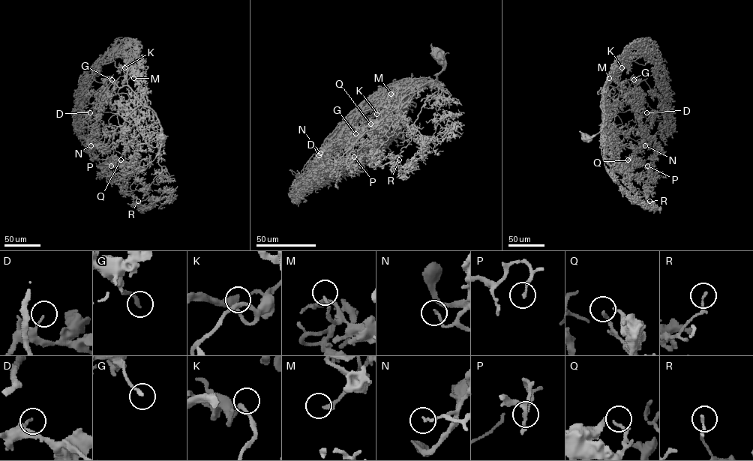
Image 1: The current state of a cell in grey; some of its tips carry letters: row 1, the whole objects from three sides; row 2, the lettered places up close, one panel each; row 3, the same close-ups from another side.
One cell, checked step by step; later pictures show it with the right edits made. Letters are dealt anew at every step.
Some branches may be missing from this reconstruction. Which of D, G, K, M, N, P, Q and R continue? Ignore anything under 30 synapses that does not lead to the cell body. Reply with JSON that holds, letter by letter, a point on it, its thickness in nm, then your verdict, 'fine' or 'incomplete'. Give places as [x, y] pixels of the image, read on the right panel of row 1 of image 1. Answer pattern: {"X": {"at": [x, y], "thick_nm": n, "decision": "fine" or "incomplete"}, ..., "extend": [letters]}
{"D": {"at": [646, 112], "thick_nm": 120, "decision": "fine"}, "G": {"at": [634, 79], "thick_nm": 200, "decision": "fine"}, "K": {"at": [622, 67], "thick_nm": 200, "decision": "incomplete"}, "M": {"at": [609, 78], "thick_nm": 190, "decision": "incomplete"}, "N": {"at": [645, 145], "thick_nm": 150, "decision": "fine"}, "P": {"at": [647, 166], "thick_nm": 150, "decision": "fine"}, "Q": {"at": [628, 160], "thick_nm": 170, "decision": "fine"}, "R": {"at": [649, 201], "thick_nm": 160, "decision": "fine"}, "extend": ["K", "M"]}

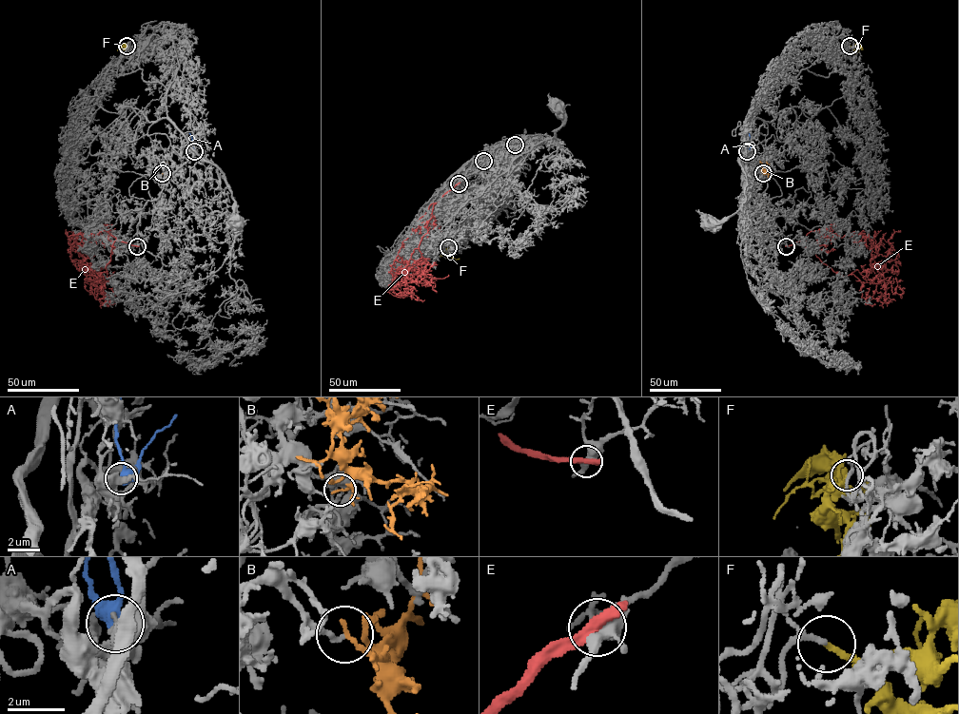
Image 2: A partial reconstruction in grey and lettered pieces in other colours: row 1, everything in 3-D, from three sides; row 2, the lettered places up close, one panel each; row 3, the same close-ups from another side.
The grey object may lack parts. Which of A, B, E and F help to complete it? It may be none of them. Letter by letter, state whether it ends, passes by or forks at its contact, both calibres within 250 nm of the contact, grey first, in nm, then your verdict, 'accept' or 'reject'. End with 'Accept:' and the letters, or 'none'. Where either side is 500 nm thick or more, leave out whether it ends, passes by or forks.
A: it passes by; 480 nm thick on the grey side, 460 nm on the other; reject
B: it ends there; 140 nm thick on the grey side, 170 nm on the other; reject
E: it ends there; 480 nm thick on the grey side, 480 nm on the other; reject
F: it ends there; 130 nm thick on the grey side, 200 nm on the other; accept
Accept: F

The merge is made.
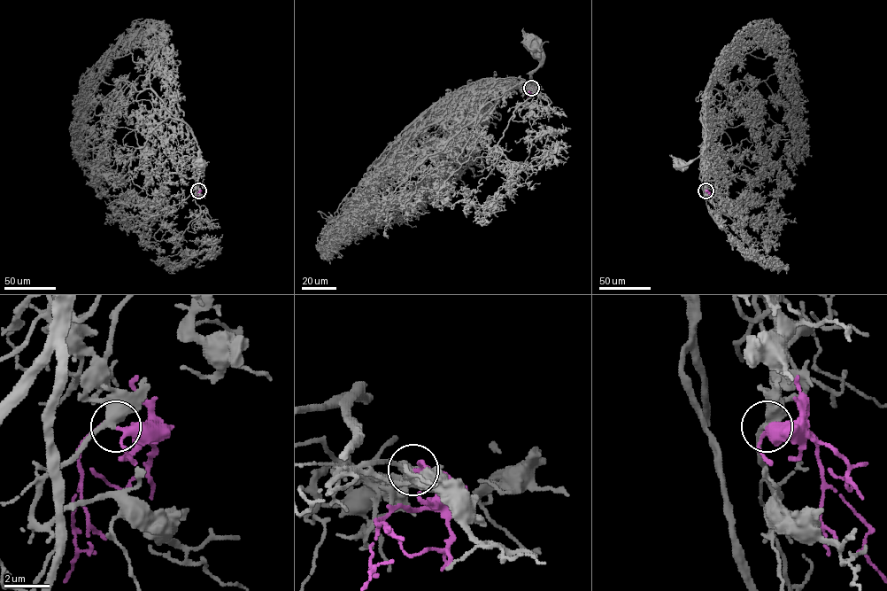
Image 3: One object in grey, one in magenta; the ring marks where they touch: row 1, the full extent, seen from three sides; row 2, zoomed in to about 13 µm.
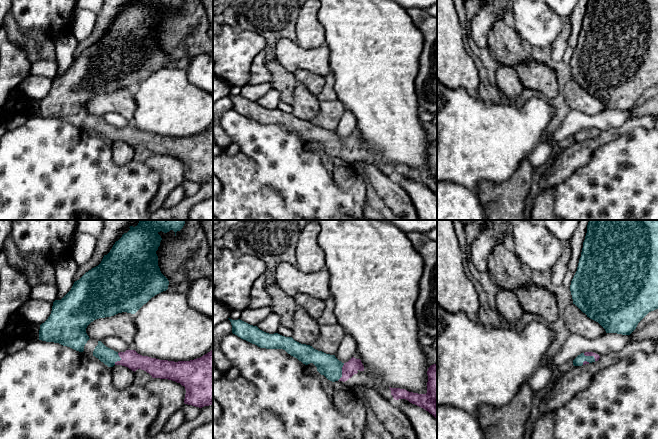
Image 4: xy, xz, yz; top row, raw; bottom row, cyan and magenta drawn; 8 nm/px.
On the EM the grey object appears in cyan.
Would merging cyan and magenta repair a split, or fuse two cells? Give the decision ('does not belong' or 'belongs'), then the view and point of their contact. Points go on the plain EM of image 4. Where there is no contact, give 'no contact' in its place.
belongs | xz (341, 147)

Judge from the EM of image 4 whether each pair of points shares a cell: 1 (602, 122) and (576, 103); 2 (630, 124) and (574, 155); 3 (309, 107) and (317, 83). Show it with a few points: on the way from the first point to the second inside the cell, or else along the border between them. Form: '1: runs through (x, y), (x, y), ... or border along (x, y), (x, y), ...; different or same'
1: border along (605, 108), (595, 114), (584, 114), (571, 110); different
2: runs through (616, 132), (588, 146); same
3: runs through (309, 101), (314, 94), (314, 89); same

